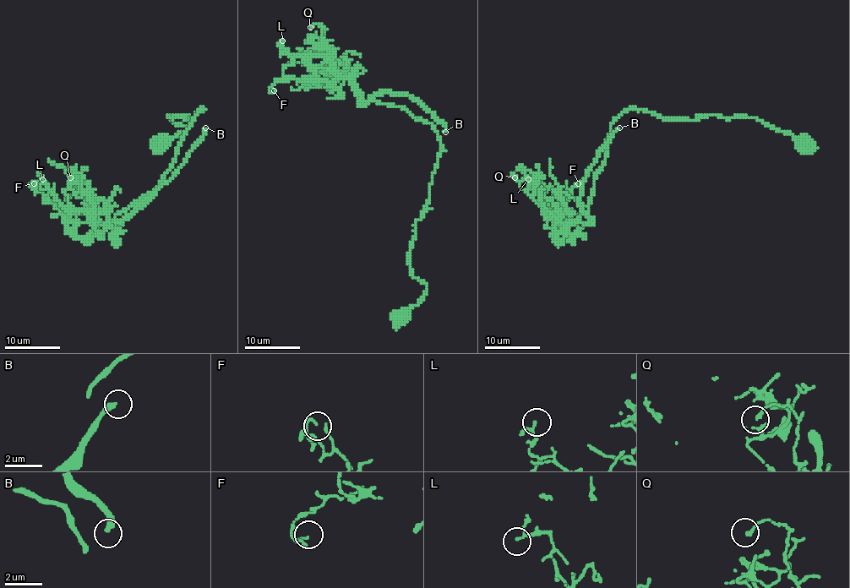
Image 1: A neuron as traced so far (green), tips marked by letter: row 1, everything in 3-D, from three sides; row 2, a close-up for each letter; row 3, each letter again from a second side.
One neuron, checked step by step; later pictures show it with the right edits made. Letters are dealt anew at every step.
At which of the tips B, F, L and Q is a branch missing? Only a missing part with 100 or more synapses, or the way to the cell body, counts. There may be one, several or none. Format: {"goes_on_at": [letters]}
{"goes_on_at": ["B"]}

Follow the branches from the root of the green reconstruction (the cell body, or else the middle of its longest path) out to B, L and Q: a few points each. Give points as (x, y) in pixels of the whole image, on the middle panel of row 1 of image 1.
B: (398, 316), (427, 288), (409, 247), (441, 143), (402, 107), (356, 93), (406, 93), (445, 132)
L: (398, 316), (427, 288), (409, 247), (439, 136), (282, 40)
Q: (398, 316), (427, 288), (409, 247), (439, 136), (402, 107), (363, 101), (335, 70), (322, 25), (310, 27)

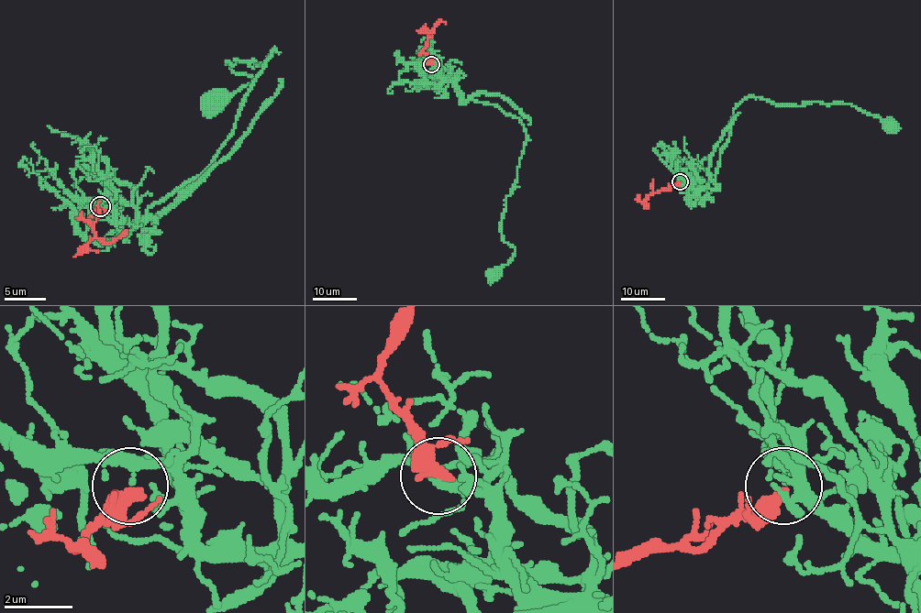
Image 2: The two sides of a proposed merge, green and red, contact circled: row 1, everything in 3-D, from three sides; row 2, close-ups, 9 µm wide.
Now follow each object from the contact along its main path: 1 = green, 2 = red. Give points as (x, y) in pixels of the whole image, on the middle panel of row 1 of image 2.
1: (431, 63), (462, 99), (493, 103), (523, 125), (527, 141), (501, 222), (502, 238), (515, 253), (492, 273)
2: (431, 63), (424, 52), (428, 32), (443, 21), (446, 23)

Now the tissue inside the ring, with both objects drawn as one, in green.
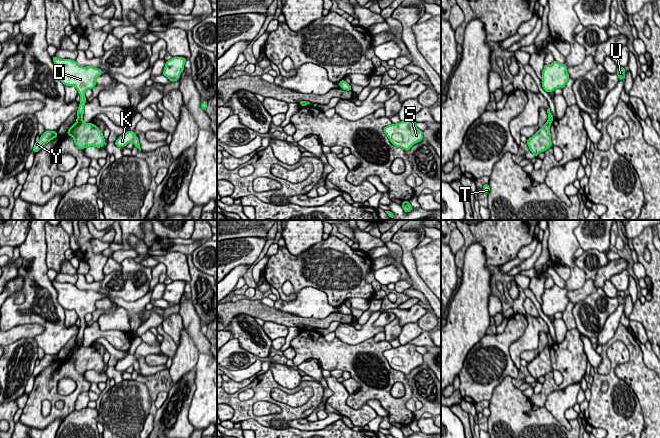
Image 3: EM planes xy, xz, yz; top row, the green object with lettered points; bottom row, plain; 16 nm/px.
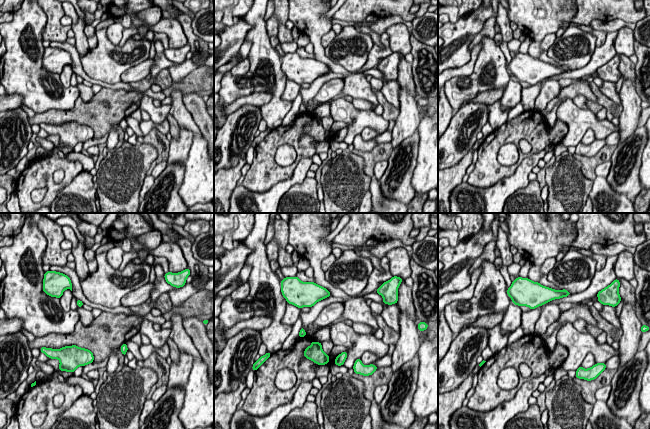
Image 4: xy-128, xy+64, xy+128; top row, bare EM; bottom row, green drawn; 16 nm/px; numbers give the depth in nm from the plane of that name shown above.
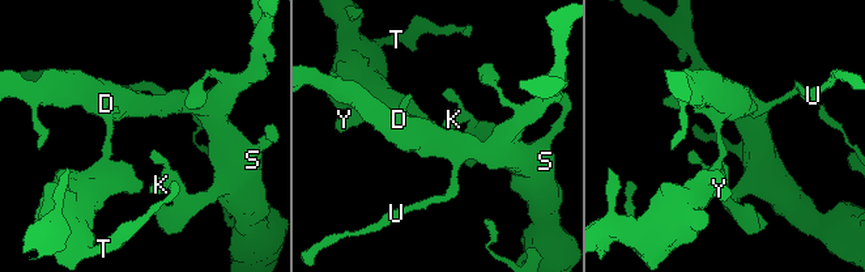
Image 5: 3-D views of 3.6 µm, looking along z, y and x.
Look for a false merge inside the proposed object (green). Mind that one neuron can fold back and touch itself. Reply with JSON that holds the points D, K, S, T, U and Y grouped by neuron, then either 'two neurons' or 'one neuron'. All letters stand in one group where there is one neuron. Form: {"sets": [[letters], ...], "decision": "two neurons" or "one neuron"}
{"sets": [["D", "K", "S", "U"], ["T", "Y"]], "decision": "two neurons"}

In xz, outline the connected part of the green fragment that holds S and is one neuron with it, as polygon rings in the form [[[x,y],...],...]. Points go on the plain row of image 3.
[[[406,344],[391,348],[383,352],[392,369],[404,373],[406,376],[416,367],[423,364],[423,355],[416,351],[416,345]]]

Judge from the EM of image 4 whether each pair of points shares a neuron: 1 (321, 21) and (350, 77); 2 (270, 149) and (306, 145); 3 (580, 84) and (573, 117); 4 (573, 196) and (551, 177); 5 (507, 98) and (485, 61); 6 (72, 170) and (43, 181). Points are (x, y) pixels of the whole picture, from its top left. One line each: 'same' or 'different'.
1: same
2: same
3: different
4: same
5: different
6: same

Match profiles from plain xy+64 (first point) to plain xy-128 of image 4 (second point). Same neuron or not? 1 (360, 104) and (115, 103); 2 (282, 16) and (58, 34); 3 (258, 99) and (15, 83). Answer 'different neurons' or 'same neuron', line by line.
1: different neurons
2: same neuron
3: different neurons

